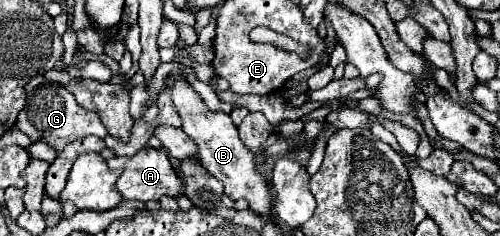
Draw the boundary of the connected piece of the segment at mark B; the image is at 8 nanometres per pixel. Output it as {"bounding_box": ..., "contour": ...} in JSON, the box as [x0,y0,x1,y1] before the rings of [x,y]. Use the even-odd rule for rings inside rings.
{"bounding_box":[165,69,271,215],"contour":[[[173,69],[165,83],[171,89],[175,109],[179,113],[179,117],[181,117],[181,129],[199,145],[199,159],[201,159],[203,167],[223,183],[225,193],[231,199],[235,199],[235,201],[237,199],[247,199],[249,209],[253,209],[259,215],[267,215],[271,211],[269,185],[255,171],[255,157],[241,143],[241,139],[237,135],[237,127],[233,125],[231,117],[227,113],[223,113],[223,111],[211,111],[203,103],[201,95],[191,87],[191,83],[187,81],[187,75],[181,69]]]}

